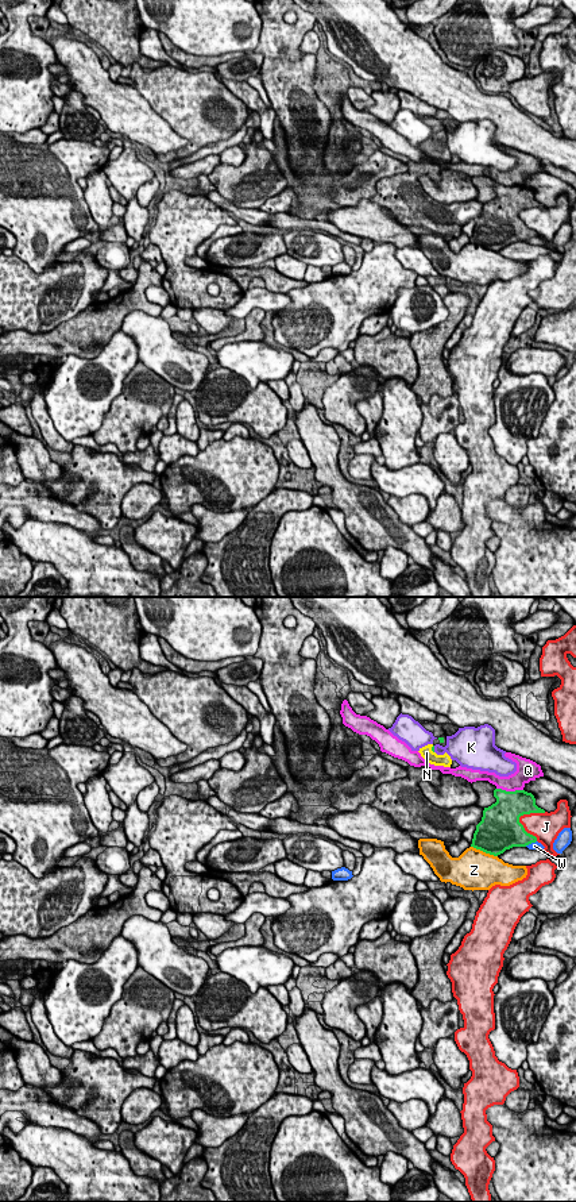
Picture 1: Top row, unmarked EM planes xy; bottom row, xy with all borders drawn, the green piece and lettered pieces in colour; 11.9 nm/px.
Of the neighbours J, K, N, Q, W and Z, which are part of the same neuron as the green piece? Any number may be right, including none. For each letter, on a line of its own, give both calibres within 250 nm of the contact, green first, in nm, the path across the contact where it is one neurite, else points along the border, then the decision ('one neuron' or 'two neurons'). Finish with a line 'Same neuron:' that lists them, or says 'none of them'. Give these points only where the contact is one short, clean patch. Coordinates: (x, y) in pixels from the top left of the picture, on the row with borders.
J: 440/320 nm | two neurons
K: 30/200 nm | two neurons
N: 30/140 nm | across xy (433, 746), (432, 750), (426, 752) | one neuron
Q: 360/200 nm | two neurons
W: 300/100 nm | two neurons
Z: 460/480 nm | two neurons
Same neuron: N

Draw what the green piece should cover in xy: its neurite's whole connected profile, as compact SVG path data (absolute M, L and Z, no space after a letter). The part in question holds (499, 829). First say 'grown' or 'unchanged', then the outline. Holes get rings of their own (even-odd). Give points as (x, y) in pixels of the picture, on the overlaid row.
unchanged; M502 789L494 790L496 802L484 808L482 821L476 825L471 847L486 854L498 856L513 847L526 847L537 841L537 837L527 833L519 822L519 817L530 813L545 813L544 809L536 805L536 798L525 790L506 791Z

